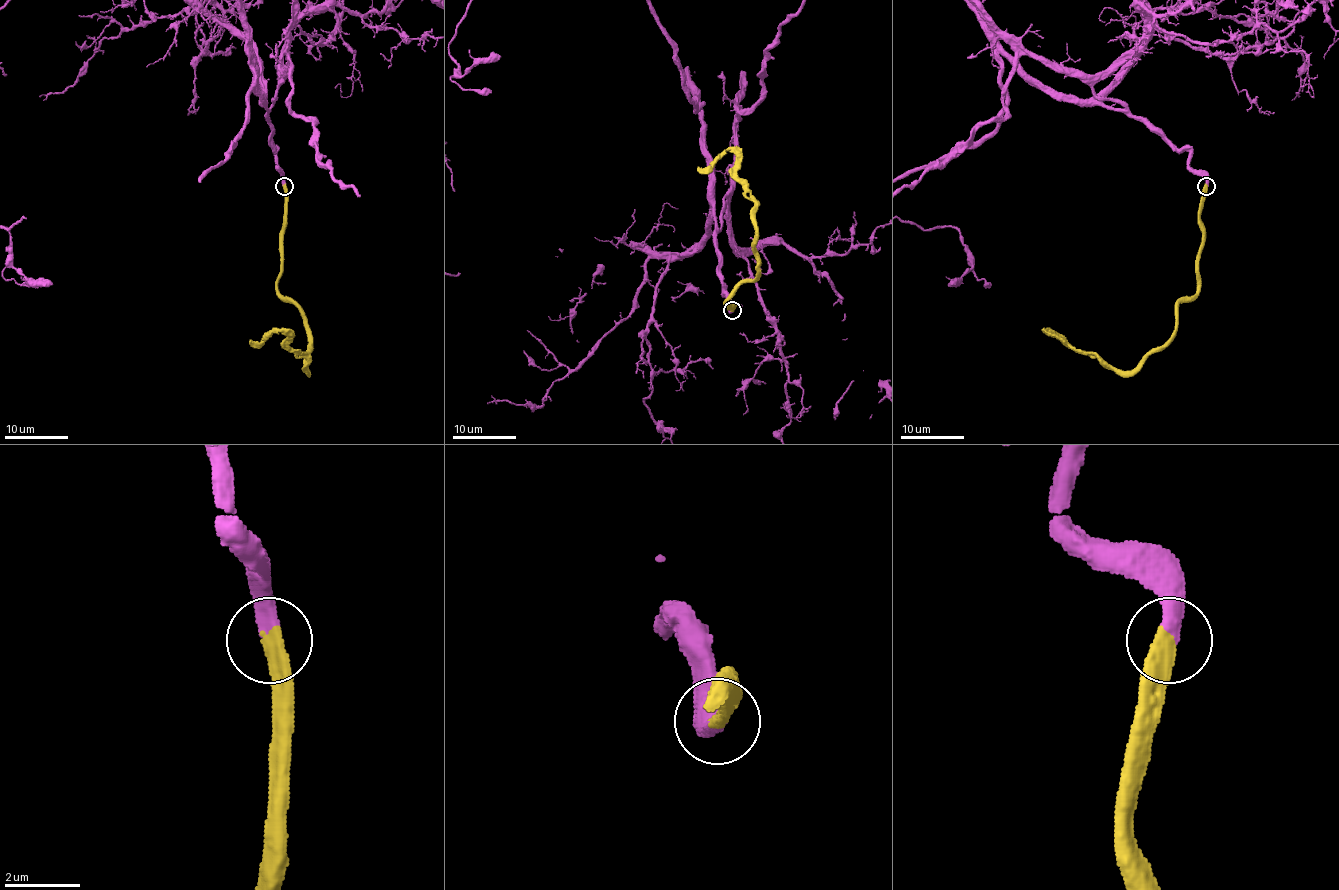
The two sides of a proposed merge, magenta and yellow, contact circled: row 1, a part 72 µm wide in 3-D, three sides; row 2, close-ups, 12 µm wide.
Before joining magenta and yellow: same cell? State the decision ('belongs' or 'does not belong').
belongs

